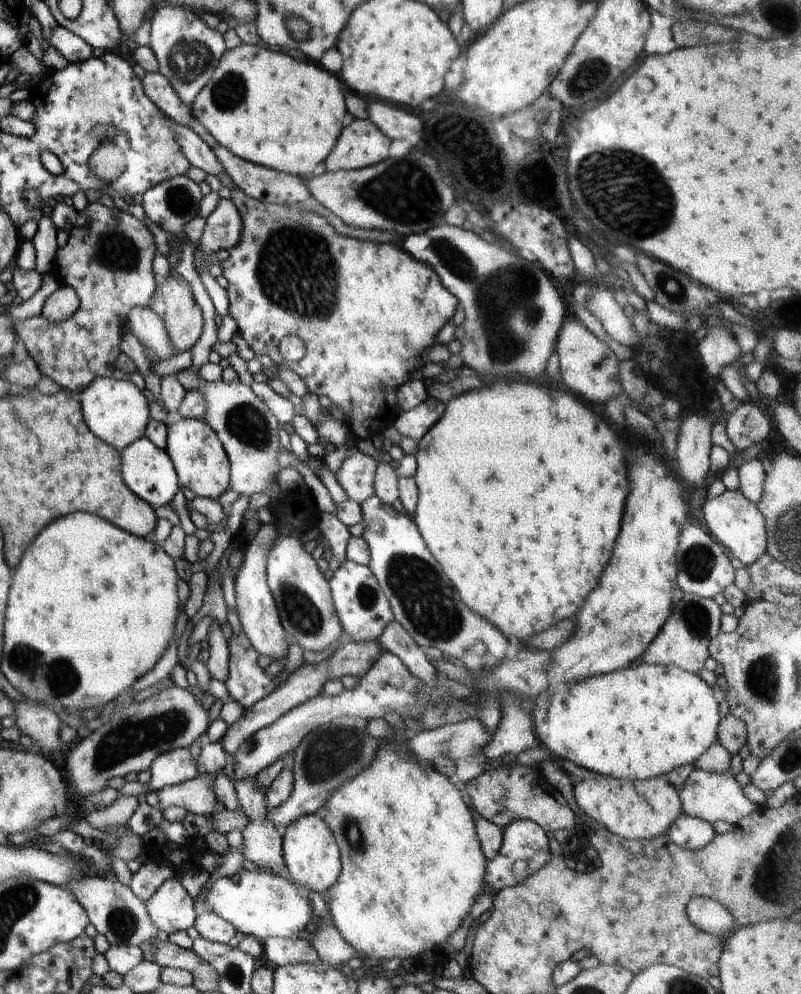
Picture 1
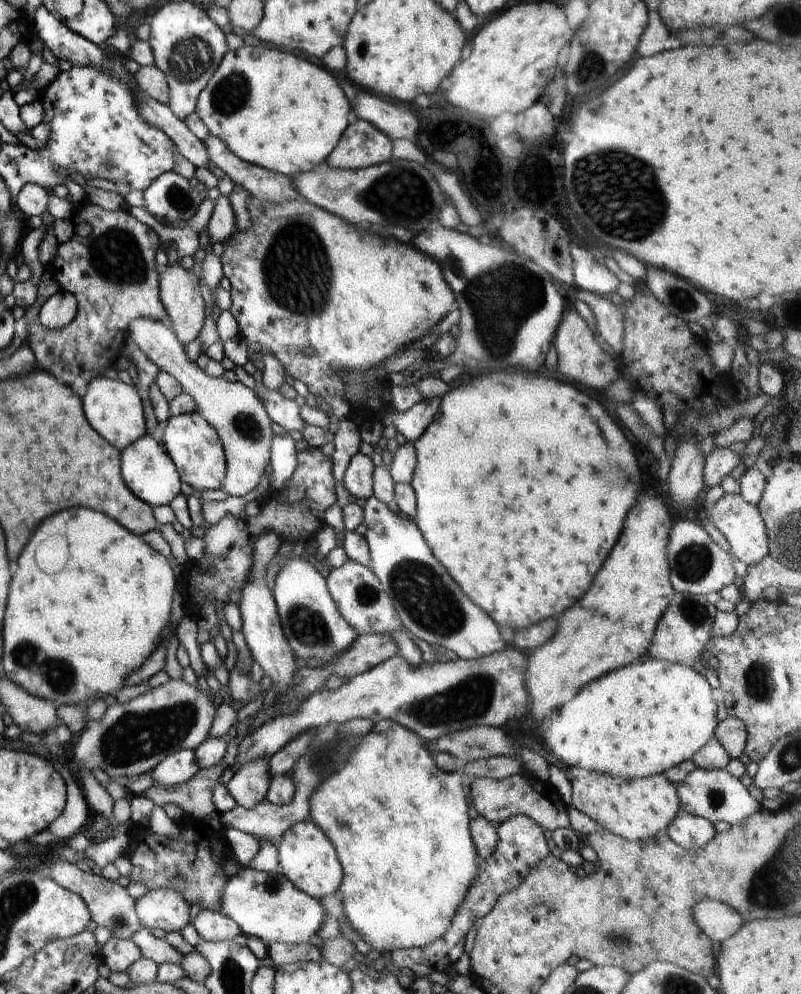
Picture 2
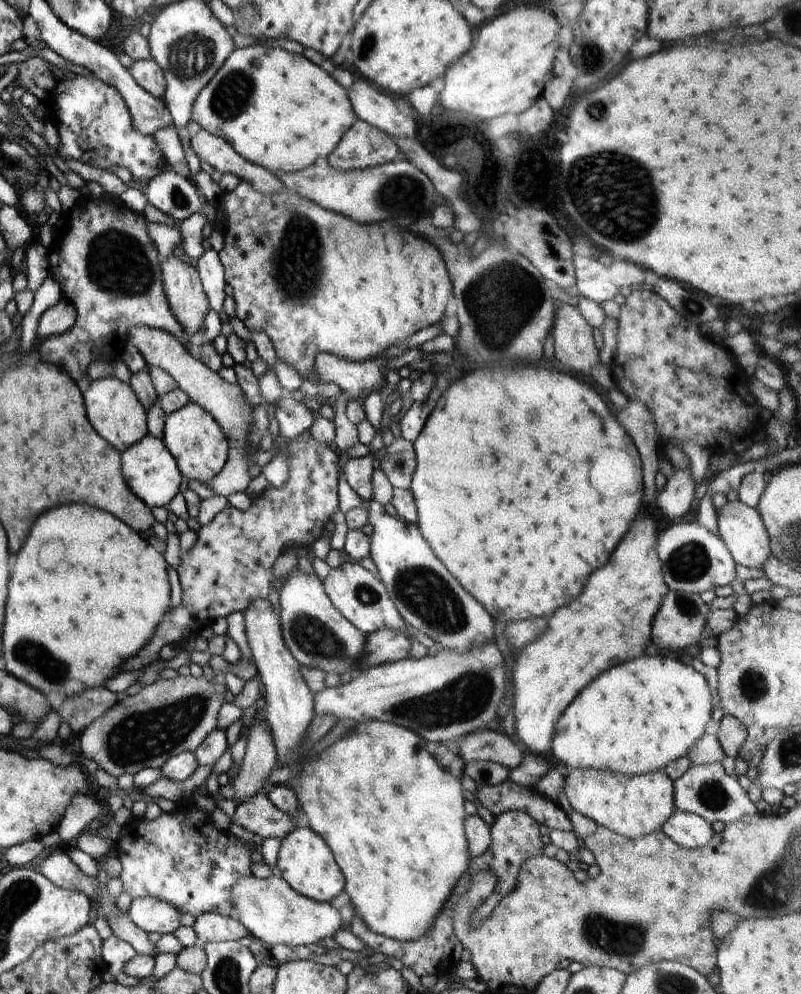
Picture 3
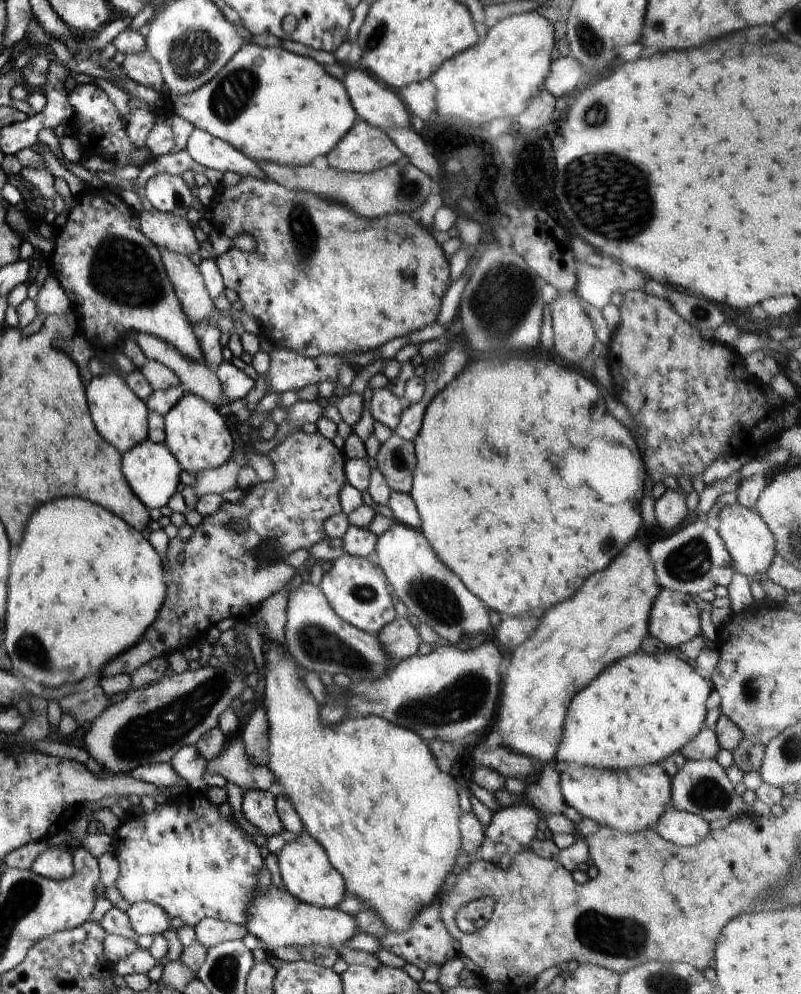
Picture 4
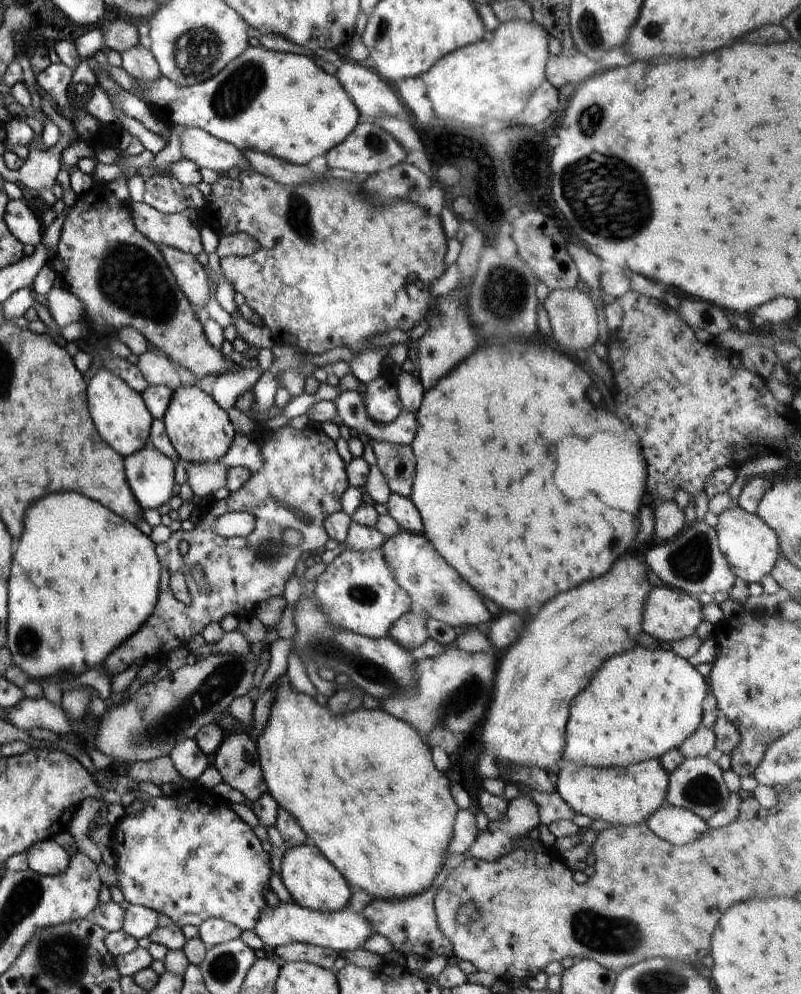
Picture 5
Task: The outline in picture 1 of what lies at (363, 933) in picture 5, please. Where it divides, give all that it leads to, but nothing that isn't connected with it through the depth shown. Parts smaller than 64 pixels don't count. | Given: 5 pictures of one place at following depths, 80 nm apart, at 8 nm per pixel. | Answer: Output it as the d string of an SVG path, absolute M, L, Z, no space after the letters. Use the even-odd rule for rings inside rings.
M240 869L233 876L214 880L204 892L204 902L211 912L230 922L241 936L252 936L259 941L273 938L292 938L307 930L312 920L312 904L306 891L298 889L285 875L268 874L264 870Z

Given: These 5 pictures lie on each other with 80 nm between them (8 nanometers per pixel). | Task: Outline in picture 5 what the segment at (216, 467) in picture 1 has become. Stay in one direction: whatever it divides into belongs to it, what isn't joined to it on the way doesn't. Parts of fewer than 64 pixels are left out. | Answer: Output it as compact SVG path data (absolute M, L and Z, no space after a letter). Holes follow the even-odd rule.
M198 385L178 387L162 420L174 450L186 463L218 463L233 443L235 431L227 412Z

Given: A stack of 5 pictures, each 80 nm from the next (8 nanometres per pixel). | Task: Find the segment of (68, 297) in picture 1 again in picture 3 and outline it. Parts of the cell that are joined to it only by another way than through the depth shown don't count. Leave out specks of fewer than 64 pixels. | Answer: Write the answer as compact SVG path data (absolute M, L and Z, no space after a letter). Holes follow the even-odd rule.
M62 296L53 307L41 314L37 328L35 346L44 338L52 335L58 336L68 332L76 322L77 310L68 298Z

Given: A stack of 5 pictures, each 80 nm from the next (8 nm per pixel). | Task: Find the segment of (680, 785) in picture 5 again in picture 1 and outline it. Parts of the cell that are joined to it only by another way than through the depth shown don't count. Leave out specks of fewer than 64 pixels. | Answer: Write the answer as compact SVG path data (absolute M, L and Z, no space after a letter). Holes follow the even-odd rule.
M694 769L678 792L683 813L700 818L712 825L716 821L722 820L734 826L742 818L746 818L752 812L756 812L759 807L744 795L742 789L742 786L740 786L740 783L733 775L710 773L701 769Z

